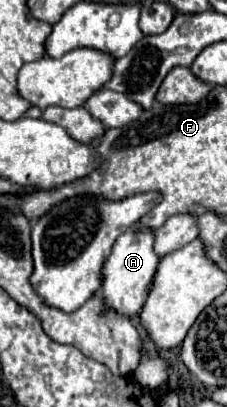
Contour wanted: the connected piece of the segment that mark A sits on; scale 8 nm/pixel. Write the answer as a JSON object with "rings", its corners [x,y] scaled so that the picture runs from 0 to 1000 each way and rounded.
{"rings":[[[577,558],[559,563],[507,597],[480,636],[454,651],[454,705],[445,705],[445,725],[471,740],[471,749],[489,759],[507,759],[515,769],[577,779],[595,769],[621,764],[621,754],[648,740],[648,720],[674,700],[674,681],[683,681],[683,661],[700,651],[700,627],[674,612],[683,597],[683,568],[674,563],[612,563],[612,558]]]}

